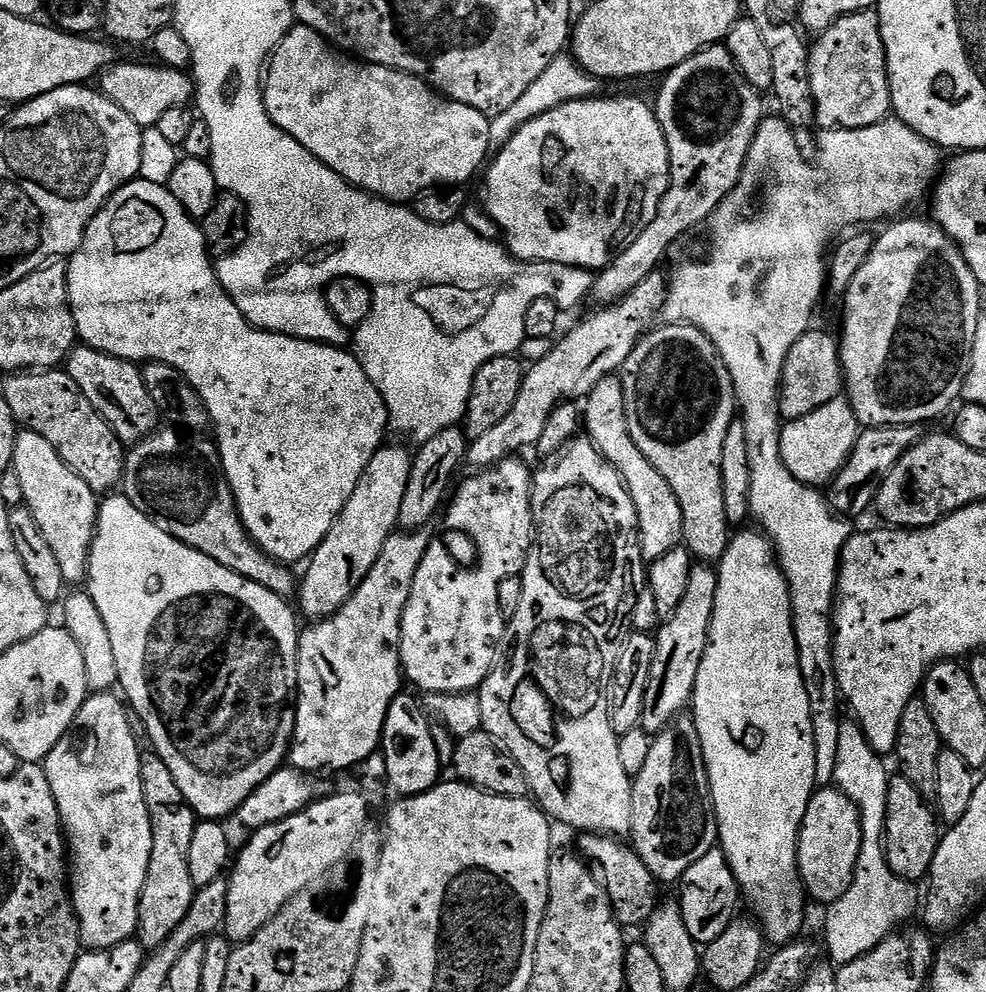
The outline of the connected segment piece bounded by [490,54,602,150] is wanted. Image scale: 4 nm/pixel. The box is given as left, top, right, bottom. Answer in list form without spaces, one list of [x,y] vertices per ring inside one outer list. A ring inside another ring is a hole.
[[[571,54],[556,56],[554,62],[550,62],[550,66],[546,66],[546,70],[542,70],[542,75],[527,88],[526,94],[522,94],[522,98],[518,98],[518,102],[514,102],[514,106],[510,106],[510,110],[502,110],[502,114],[491,117],[490,149],[499,150],[504,148],[506,142],[510,142],[510,138],[514,138],[517,130],[522,126],[526,126],[526,122],[530,122],[534,118],[546,114],[566,102],[587,100],[595,97],[599,93],[596,92],[599,88],[602,88],[602,81],[598,77],[590,75],[576,61],[575,56]]]

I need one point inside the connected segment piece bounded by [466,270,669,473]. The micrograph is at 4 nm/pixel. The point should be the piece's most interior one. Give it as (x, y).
(597, 348)

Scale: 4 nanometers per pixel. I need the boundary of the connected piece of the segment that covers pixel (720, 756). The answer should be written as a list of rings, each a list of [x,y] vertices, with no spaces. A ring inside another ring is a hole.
[[[740,532],[728,541],[724,557],[718,561],[716,581],[720,587],[714,598],[712,625],[708,631],[708,645],[702,658],[702,666],[698,666],[698,678],[692,691],[690,715],[696,721],[698,738],[702,742],[704,765],[708,771],[708,785],[712,795],[712,805],[716,811],[716,827],[718,829],[718,847],[730,862],[730,870],[740,887],[740,895],[756,913],[767,943],[772,946],[783,946],[793,943],[801,935],[804,928],[804,900],[806,893],[800,882],[796,847],[800,837],[800,827],[806,818],[806,806],[810,806],[812,793],[817,791],[816,771],[814,770],[814,726],[810,718],[810,694],[806,694],[806,682],[802,682],[802,670],[798,662],[798,646],[794,638],[792,625],[792,599],[788,593],[788,583],[776,562],[776,553],[767,536],[756,532]]]

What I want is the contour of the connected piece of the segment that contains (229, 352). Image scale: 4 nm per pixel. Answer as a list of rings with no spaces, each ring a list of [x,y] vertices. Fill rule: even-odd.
[[[141,178],[123,184],[92,219],[82,238],[80,248],[70,257],[67,265],[68,301],[74,314],[77,337],[87,347],[104,352],[107,356],[117,356],[120,360],[133,362],[169,364],[177,368],[185,381],[196,387],[196,393],[200,395],[208,411],[211,427],[213,429],[216,427],[214,444],[218,449],[220,465],[236,499],[236,509],[242,526],[248,532],[248,537],[271,560],[279,560],[282,564],[296,566],[300,559],[303,561],[311,557],[318,545],[326,538],[338,514],[342,514],[346,502],[350,502],[350,494],[354,494],[354,486],[358,486],[358,478],[362,478],[362,470],[370,466],[370,458],[374,458],[376,451],[385,443],[384,431],[387,433],[390,428],[386,402],[382,402],[382,394],[378,394],[374,382],[366,378],[366,370],[362,370],[355,355],[344,348],[319,344],[313,340],[300,340],[297,336],[283,336],[277,332],[263,332],[261,328],[252,325],[252,322],[242,314],[242,310],[234,306],[234,302],[222,286],[214,257],[208,251],[203,227],[193,220],[187,210],[180,205],[178,198],[174,198],[174,194],[170,194],[170,190],[162,184]]]

